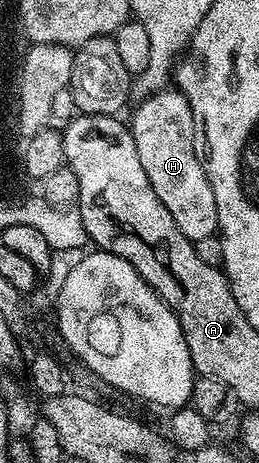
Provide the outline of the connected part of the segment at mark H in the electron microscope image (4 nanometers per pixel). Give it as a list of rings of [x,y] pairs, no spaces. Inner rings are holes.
[[[170,87],[160,93],[154,93],[145,98],[142,105],[134,113],[132,132],[136,151],[140,155],[140,164],[143,165],[160,203],[168,207],[172,219],[176,219],[176,227],[189,241],[199,241],[215,236],[218,232],[218,216],[216,215],[216,195],[212,195],[212,183],[208,183],[208,175],[202,166],[199,146],[196,144],[194,132],[194,116],[190,110],[188,99],[177,88]]]

